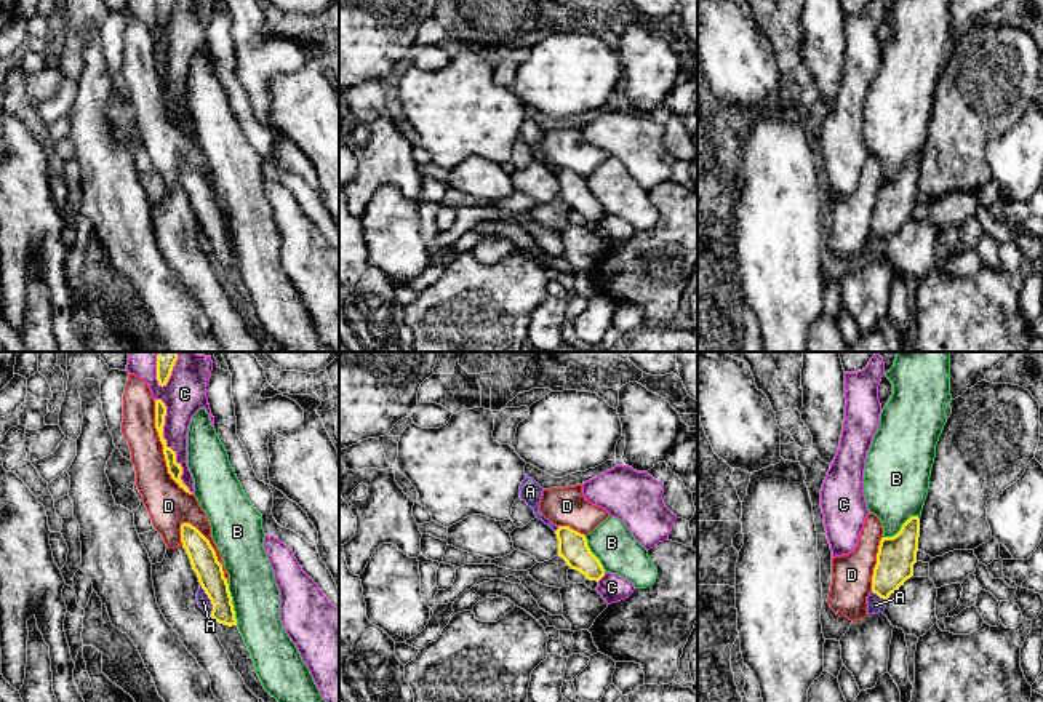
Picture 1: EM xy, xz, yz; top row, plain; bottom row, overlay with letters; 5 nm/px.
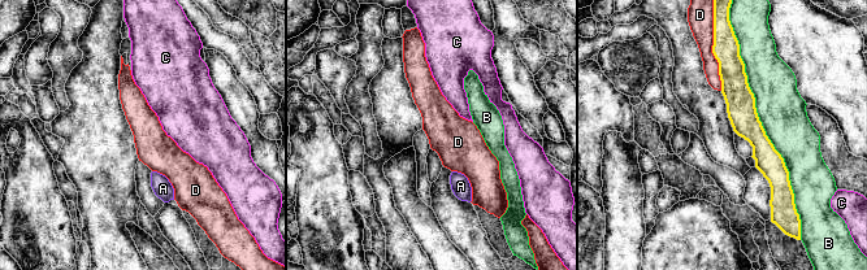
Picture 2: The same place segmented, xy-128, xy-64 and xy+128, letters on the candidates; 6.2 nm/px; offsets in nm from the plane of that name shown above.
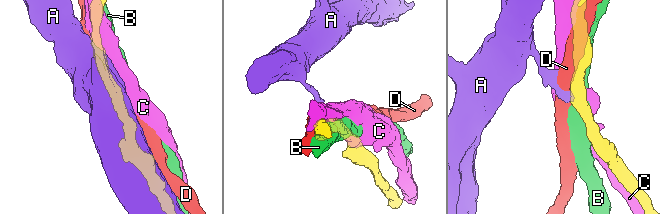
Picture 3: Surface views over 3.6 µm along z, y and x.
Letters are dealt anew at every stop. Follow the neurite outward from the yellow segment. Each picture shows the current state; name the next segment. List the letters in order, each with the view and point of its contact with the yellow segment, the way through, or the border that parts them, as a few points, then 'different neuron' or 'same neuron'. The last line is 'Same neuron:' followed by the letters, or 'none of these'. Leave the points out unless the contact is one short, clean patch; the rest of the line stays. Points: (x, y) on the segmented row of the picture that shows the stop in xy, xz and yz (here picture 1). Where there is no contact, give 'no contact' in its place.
A: meets yellow in xy at (208, 597); border along xy (200, 584), (210, 600), (211, 613); different neuron
B: meets yellow in xy at (232, 605); different neuron
C: meets yellow in xy at (165, 445); different neuron
D: meets yellow in xy at (163, 448); different neuron
Same neuron: none of these

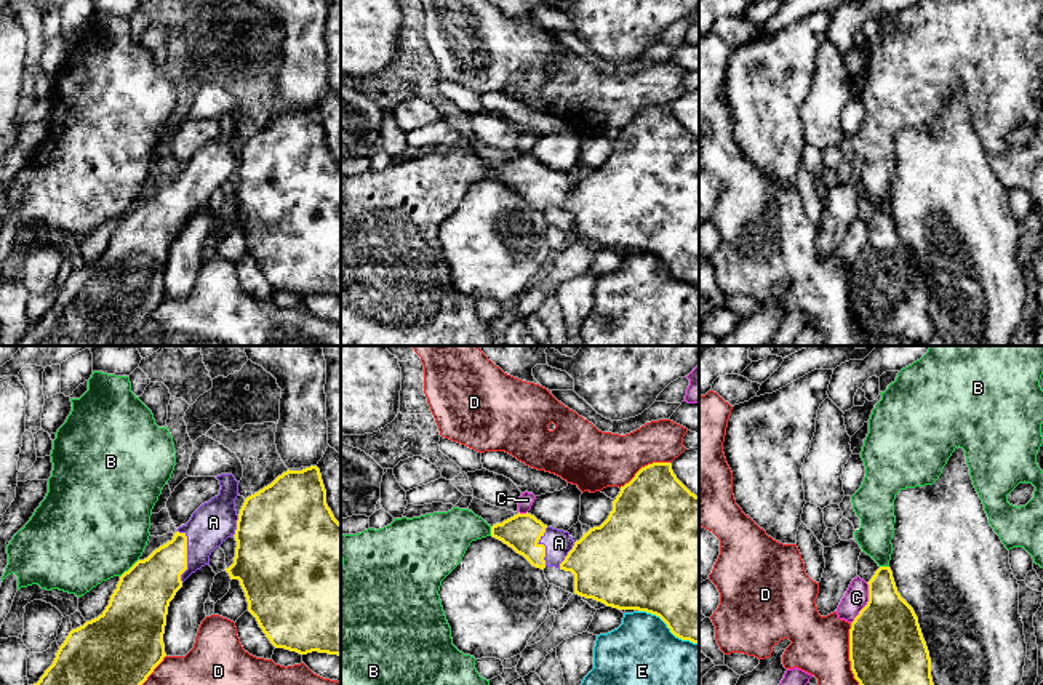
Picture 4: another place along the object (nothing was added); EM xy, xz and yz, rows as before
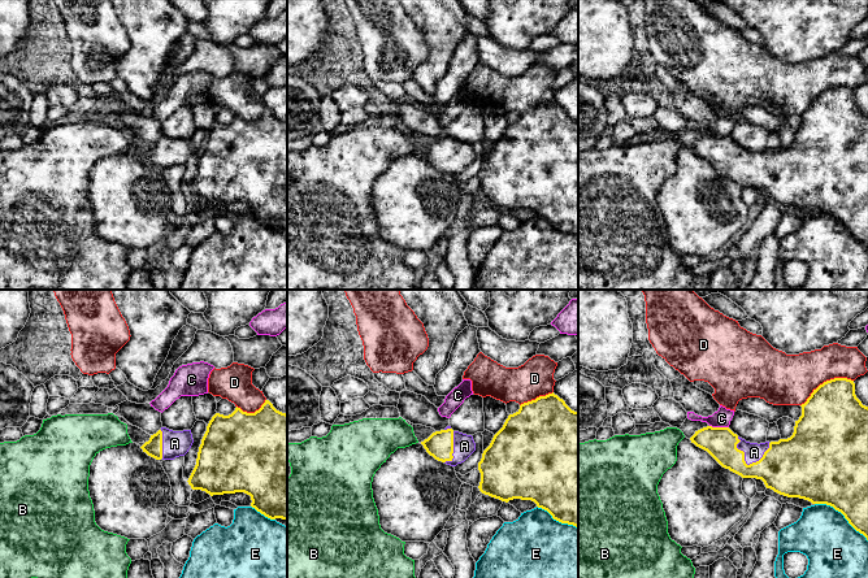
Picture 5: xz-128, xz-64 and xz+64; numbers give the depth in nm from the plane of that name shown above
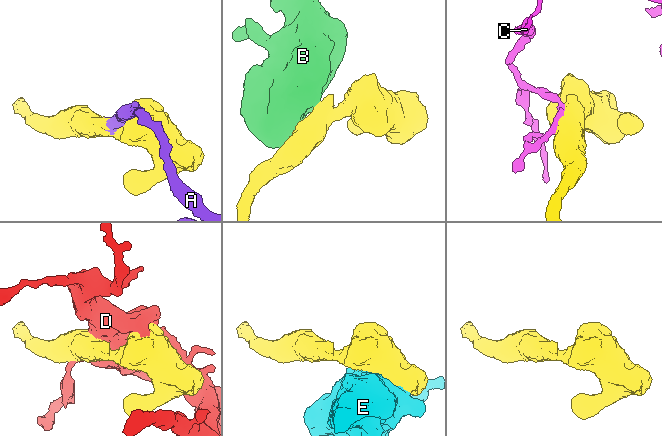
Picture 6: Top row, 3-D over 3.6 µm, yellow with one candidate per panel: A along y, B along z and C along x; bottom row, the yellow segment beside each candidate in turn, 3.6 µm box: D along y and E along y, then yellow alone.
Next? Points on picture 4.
A: meets yellow in xy at (186, 554); same neuron
B: meets yellow in xy at (130, 568); border along xy (138, 559), (120, 576); different neuron
C: meets yellow in yz at (867, 604); different neuron
D: meets yellow in yz at (850, 653); different neuron
E: meets yellow in xz at (667, 626); different neuron
Same neuron: A

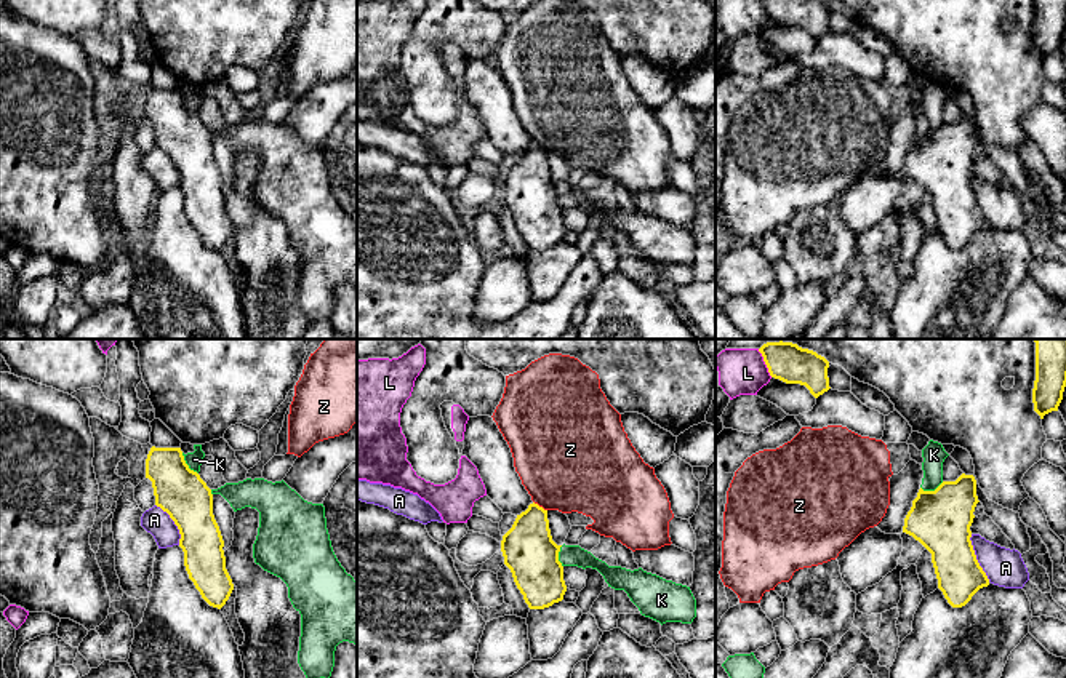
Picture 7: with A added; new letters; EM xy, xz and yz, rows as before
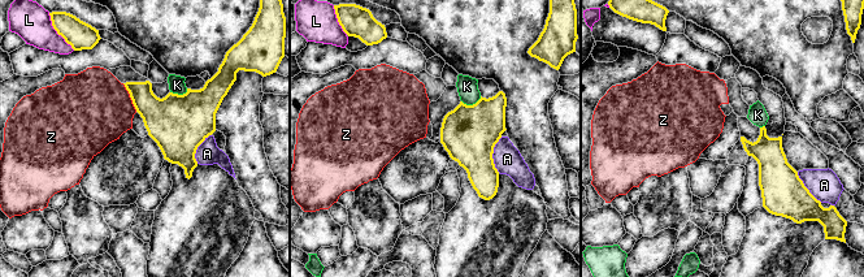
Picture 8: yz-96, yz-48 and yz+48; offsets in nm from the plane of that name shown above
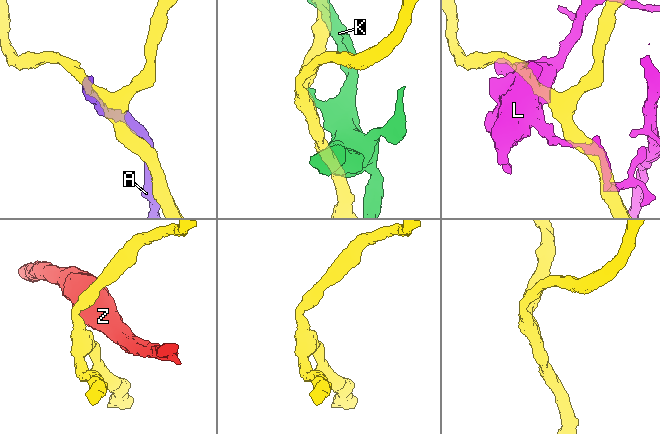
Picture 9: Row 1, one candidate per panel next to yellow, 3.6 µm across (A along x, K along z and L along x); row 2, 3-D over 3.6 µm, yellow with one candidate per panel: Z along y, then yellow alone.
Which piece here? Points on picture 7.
A: meets yellow in yz at (975, 558); different neuron
K: meets yellow in xy at (186, 464); different neuron
L: meets yellow in yz at (765, 363); different neuron
Z: meets yellow in xz at (538, 506); same neuron
Same neuron: Z

